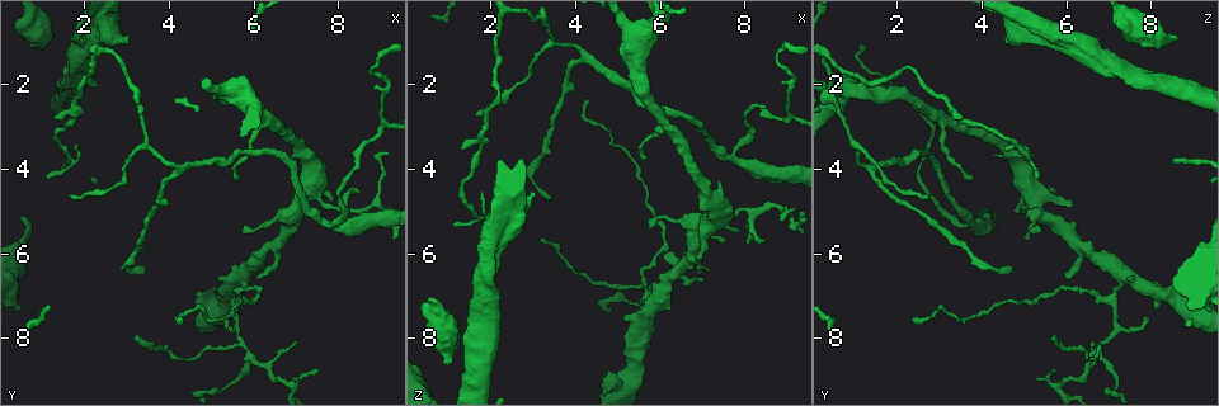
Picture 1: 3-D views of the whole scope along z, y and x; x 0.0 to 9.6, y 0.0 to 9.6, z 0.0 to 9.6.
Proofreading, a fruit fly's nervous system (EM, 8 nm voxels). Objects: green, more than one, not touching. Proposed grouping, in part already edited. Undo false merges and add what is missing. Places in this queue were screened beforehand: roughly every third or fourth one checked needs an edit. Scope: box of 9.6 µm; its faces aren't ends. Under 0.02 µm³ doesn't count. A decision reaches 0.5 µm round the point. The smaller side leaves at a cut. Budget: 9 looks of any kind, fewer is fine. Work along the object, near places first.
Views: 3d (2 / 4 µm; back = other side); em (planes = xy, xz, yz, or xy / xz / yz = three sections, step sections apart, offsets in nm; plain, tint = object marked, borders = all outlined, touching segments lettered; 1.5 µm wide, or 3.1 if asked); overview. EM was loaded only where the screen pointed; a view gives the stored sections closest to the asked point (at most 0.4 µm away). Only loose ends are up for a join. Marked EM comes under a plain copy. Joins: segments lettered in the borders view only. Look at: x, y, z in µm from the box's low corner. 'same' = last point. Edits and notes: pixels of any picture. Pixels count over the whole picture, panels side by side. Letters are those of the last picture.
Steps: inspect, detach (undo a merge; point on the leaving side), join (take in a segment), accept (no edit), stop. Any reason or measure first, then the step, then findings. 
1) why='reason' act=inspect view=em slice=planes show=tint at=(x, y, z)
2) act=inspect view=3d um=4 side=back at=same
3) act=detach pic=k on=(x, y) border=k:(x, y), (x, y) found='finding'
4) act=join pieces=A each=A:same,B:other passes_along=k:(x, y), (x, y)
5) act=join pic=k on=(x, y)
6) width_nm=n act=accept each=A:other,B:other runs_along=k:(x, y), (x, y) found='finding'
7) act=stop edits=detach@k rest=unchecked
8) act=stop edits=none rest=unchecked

why='thick end' act=inspect view=em slice=xy step=4 show=tint at=(1.10, 0.95, 8.60)

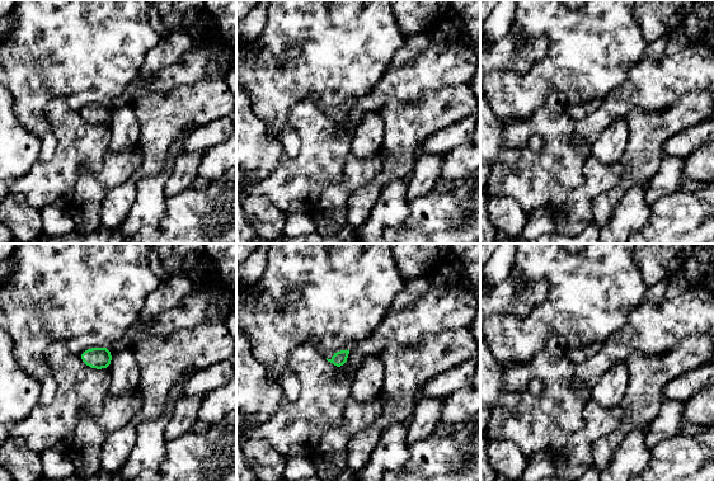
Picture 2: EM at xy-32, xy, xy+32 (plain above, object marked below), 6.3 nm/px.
why='another direction' act=inspect view=em slice=planes show=borders at=same

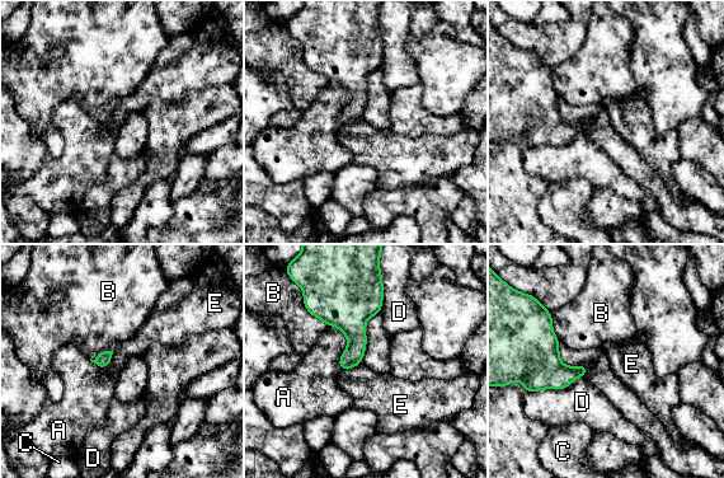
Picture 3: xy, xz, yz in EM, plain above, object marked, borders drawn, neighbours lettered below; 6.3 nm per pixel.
act=accept each=A:other,B:other,C:other,D:other,E:other border=3:(113, 350), (111, 361), (100, 369) found='no lettered segment goes on from it'

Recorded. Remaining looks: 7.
why='tapers out' act=inspect view=3d um=2 at=(1.70, 4.65, 2.80)

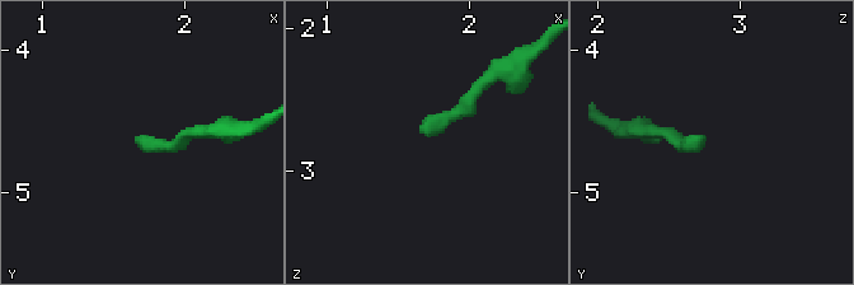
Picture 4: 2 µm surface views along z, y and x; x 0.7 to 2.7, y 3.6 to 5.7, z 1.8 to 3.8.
act=inspect view=em slice=xz step=8 show=tint at=(1.70, 4.62, 2.76)

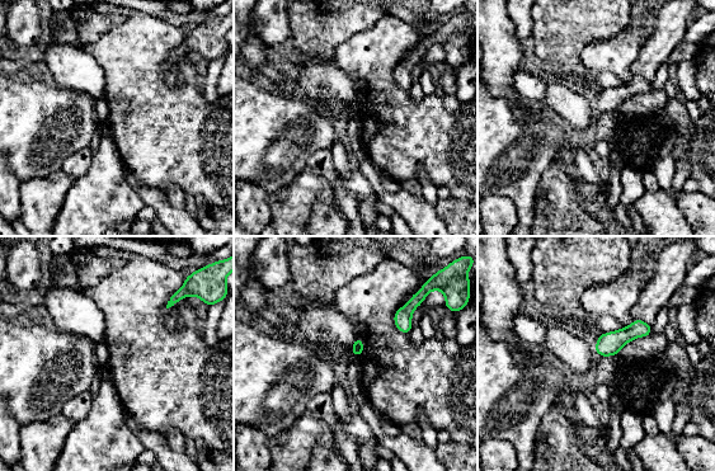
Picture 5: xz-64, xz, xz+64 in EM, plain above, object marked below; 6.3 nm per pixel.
act=inspect view=em slice=xy step=4 show=borders at=same

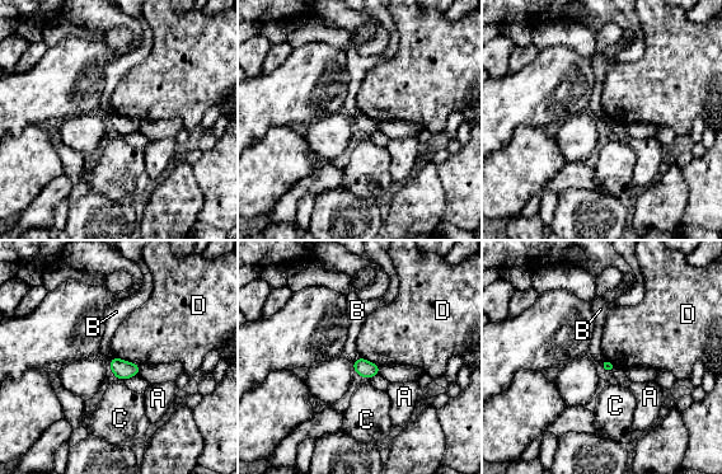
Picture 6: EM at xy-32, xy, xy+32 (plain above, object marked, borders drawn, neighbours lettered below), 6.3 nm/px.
width_nm=70 act=accept each=A:other,B:other,C:other,D:other border=6:(360, 356), (352, 364) found='no lettered segment goes on from it'

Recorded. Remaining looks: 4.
act=inspect view=3d um=2 at=(3.05, 0.90, 4.60)

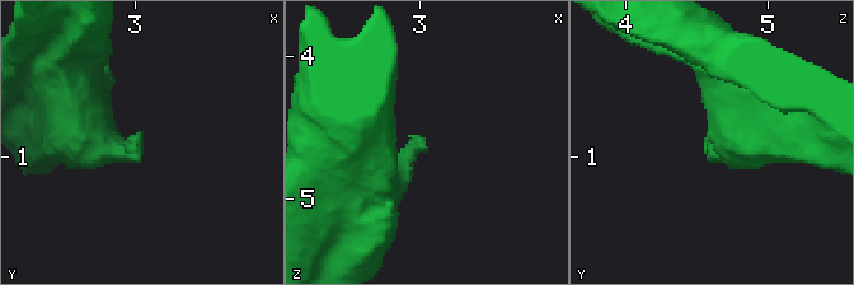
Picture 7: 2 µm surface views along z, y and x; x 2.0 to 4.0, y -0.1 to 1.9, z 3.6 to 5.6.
act=inspect view=em slice=planes show=borders at=(3.04, 0.86, 4.62)

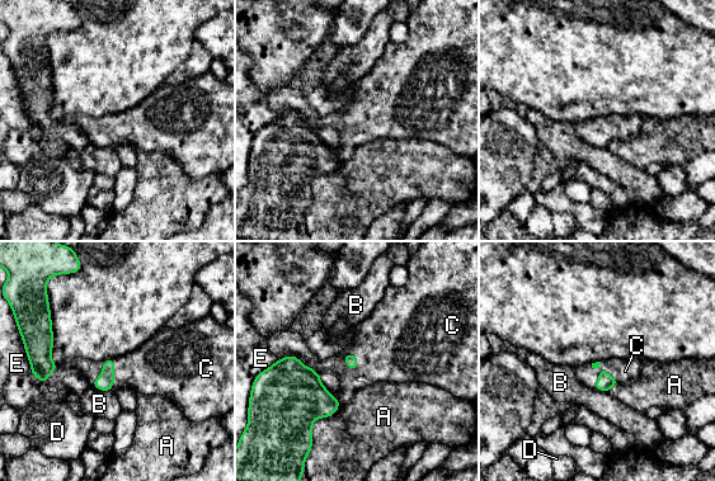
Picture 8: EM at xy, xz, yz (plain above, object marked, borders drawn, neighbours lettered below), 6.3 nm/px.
act=join pieces=C each=A:other,B:other,C:same,D:other,E:other passes_along=8:(351, 359), (354, 354), (393, 344) found='it goes on there'

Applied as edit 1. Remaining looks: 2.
act=stop edits=join@8 rest=unchecked

